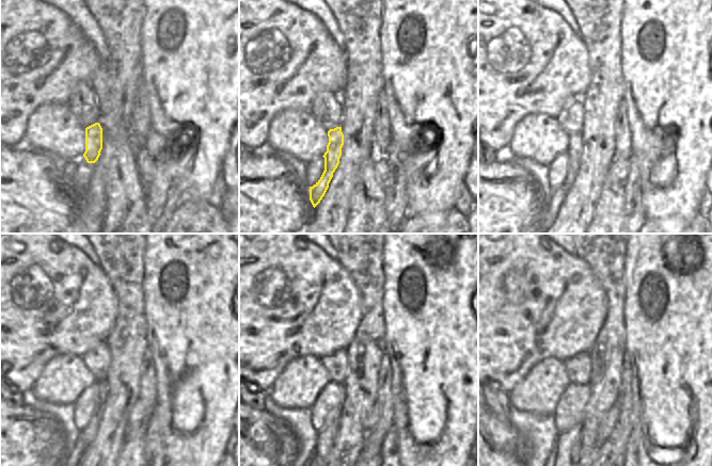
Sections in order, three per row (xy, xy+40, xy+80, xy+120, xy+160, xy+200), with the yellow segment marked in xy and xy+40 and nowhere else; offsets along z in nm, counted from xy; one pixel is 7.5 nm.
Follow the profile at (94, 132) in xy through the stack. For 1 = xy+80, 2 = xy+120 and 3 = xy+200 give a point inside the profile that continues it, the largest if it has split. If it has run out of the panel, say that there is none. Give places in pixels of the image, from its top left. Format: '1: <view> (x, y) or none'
1: xy+80 (575, 142)
2: xy+120 (88, 434)
3: xy+200 (569, 443)

